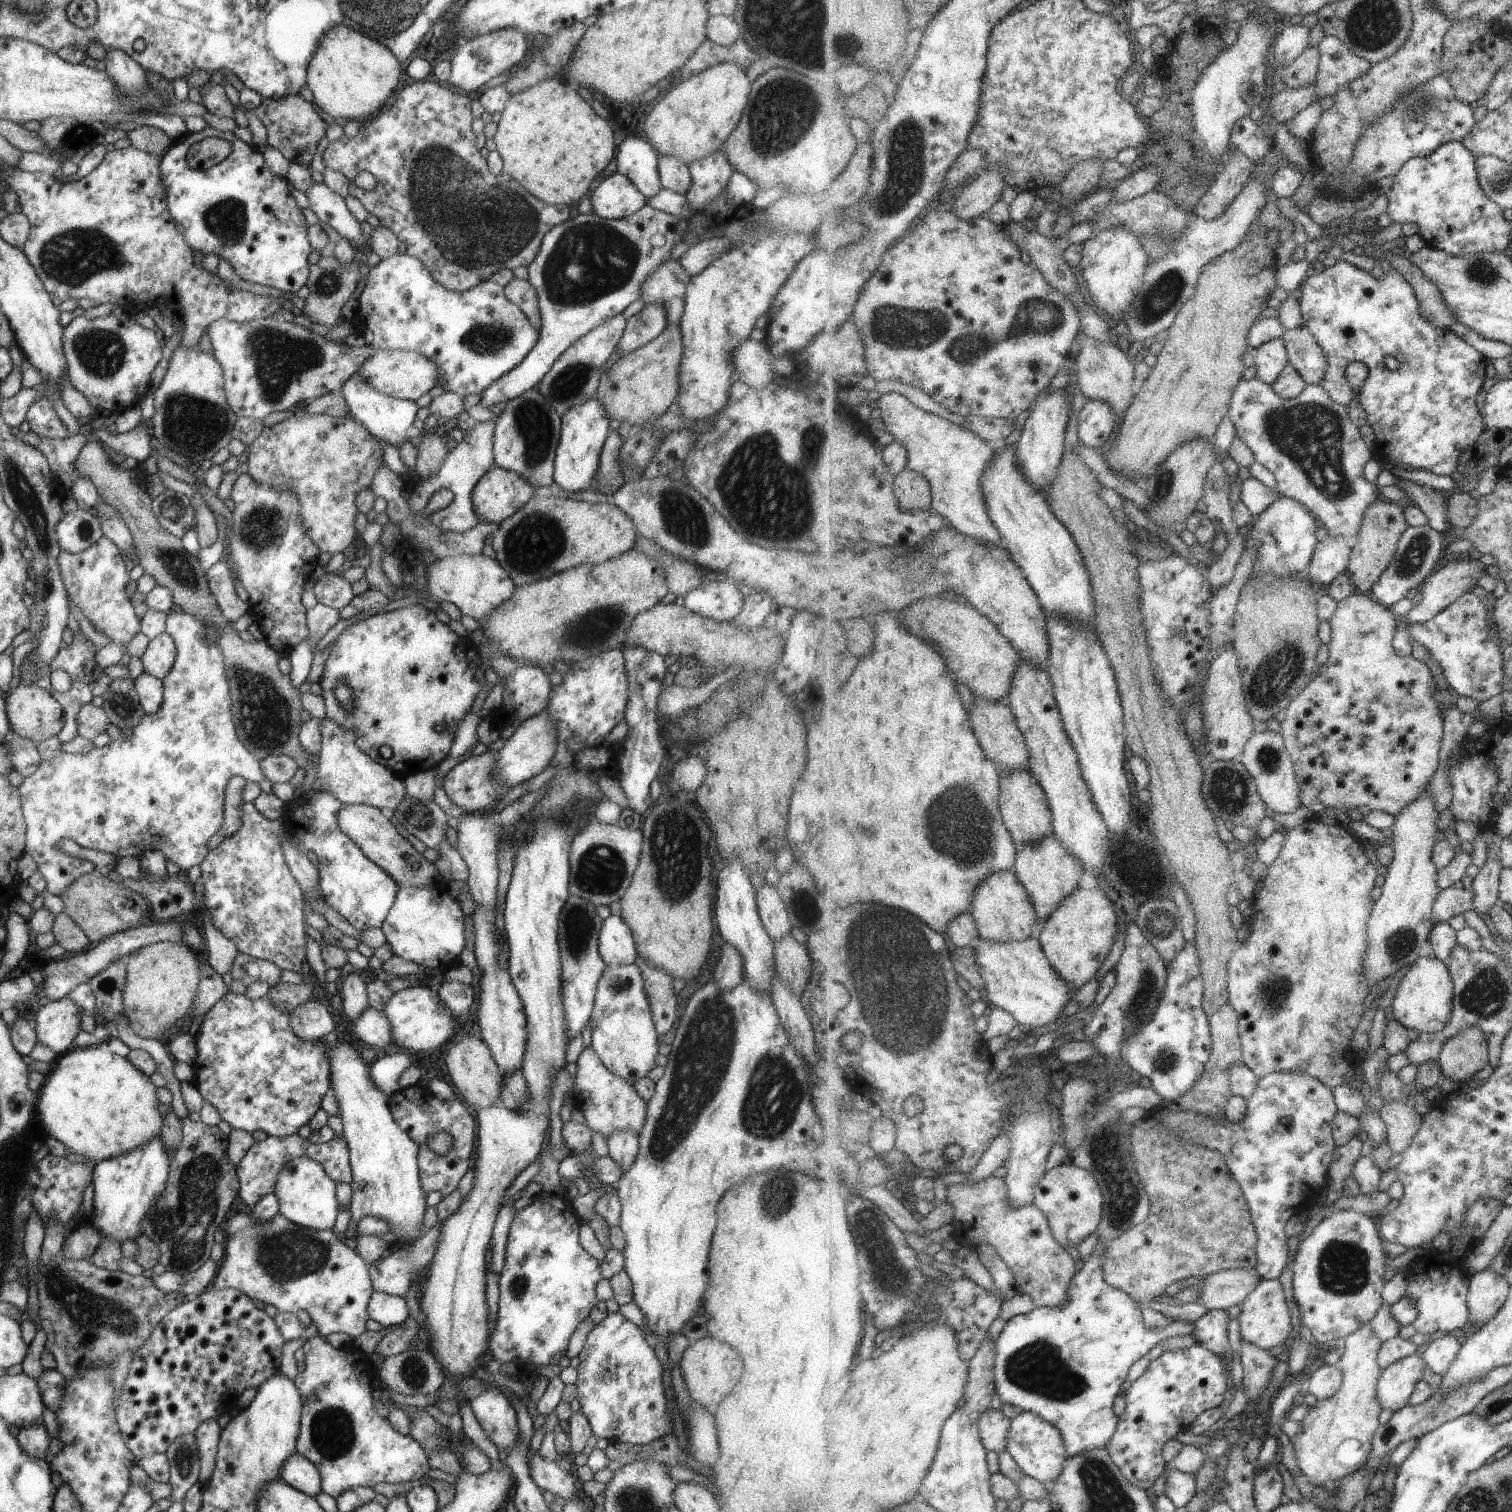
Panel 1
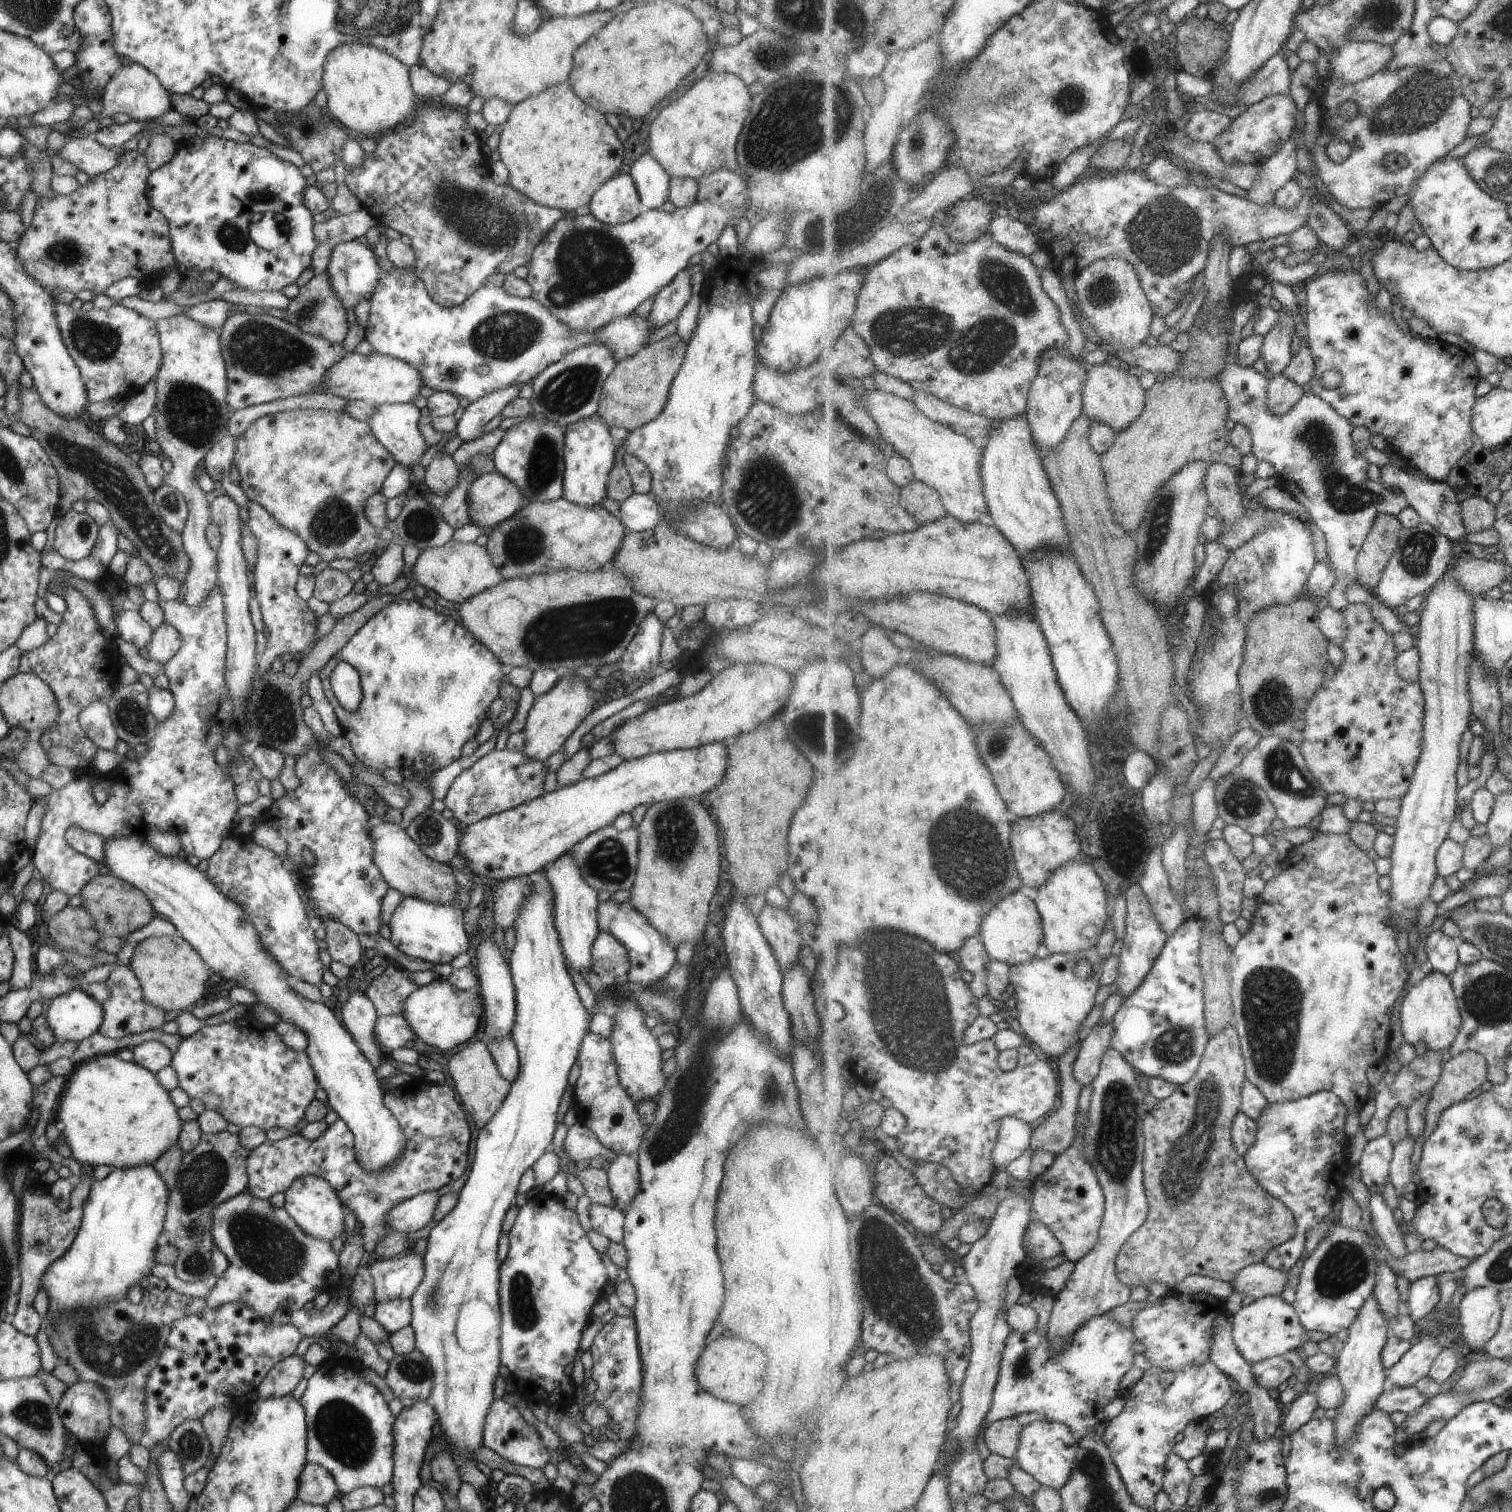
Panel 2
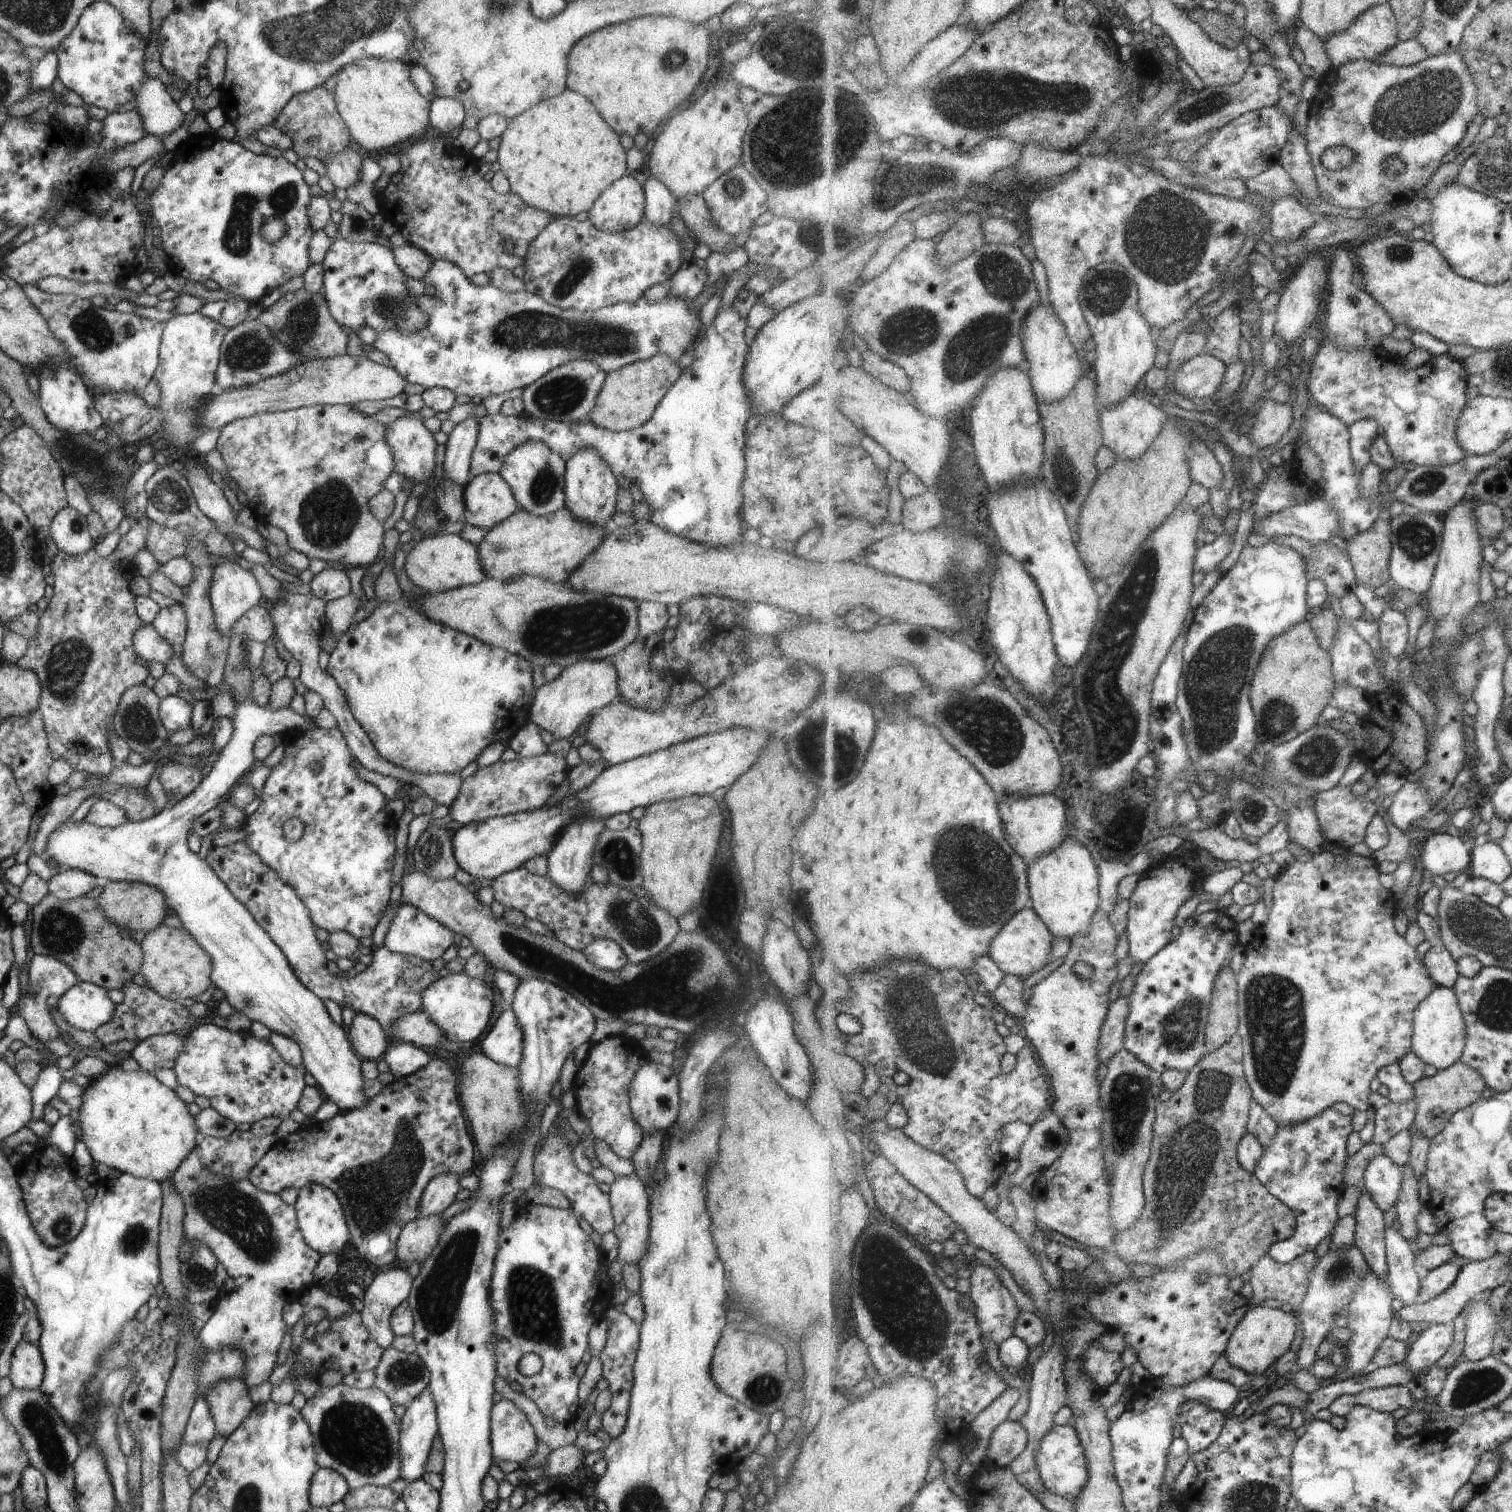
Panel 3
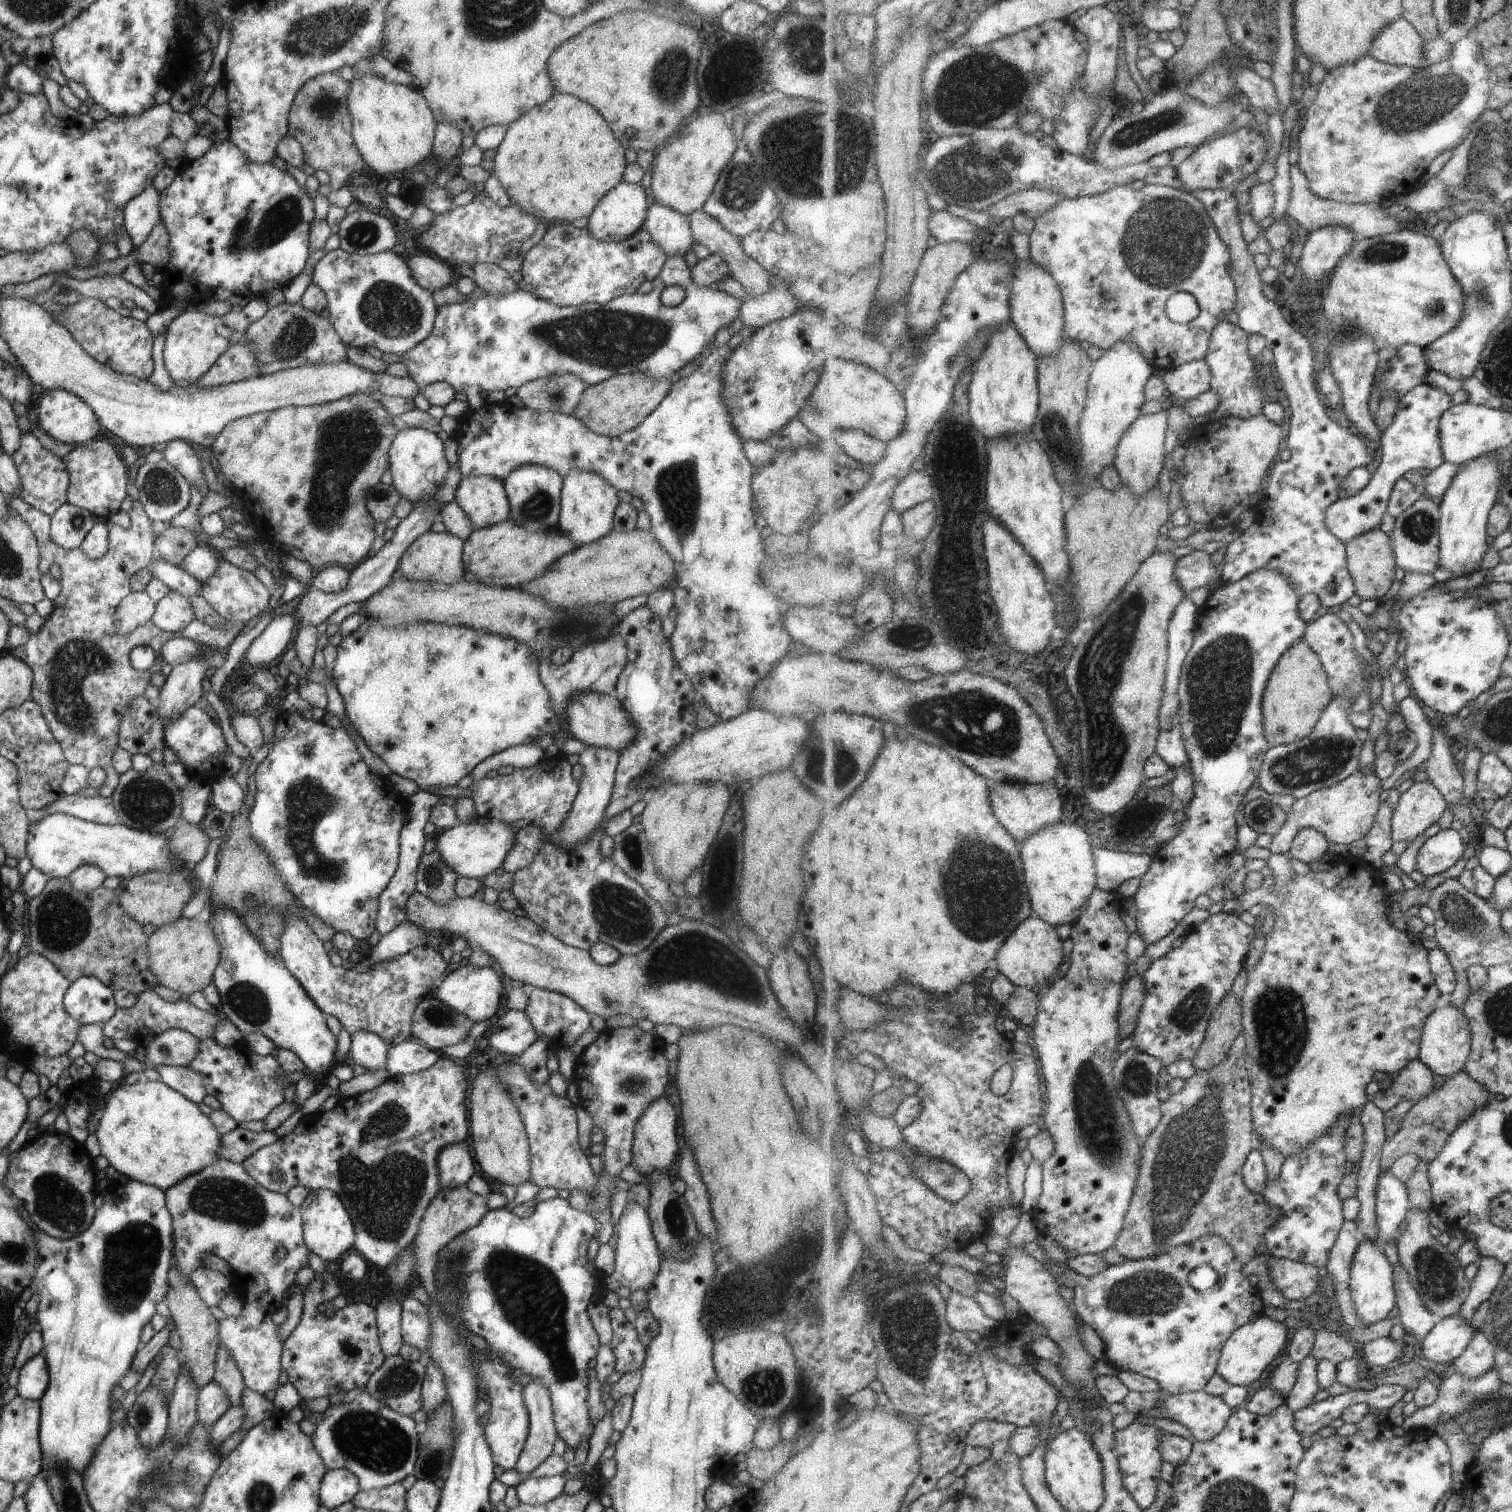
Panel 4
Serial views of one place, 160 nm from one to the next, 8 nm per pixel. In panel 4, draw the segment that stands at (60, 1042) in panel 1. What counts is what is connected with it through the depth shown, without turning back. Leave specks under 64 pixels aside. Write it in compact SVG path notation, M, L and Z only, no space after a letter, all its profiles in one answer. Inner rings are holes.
M92 976L72 980L62 998L64 1011L80 1025L102 1022L116 1011L114 991Z

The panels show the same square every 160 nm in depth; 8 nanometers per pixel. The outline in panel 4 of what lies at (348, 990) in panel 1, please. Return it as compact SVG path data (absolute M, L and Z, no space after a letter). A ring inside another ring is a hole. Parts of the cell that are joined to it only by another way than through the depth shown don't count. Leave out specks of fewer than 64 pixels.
M355 1031L350 1034L347 1062L359 1064L372 1073L384 1068L387 1049L380 1036L367 1031Z

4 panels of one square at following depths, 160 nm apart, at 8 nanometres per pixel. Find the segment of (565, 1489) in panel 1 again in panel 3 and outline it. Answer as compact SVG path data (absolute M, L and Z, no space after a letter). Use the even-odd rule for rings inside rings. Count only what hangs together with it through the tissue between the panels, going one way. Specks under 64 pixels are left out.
M507 1399L490 1408L490 1447L492 1458L523 1463L537 1446L536 1434L525 1414Z

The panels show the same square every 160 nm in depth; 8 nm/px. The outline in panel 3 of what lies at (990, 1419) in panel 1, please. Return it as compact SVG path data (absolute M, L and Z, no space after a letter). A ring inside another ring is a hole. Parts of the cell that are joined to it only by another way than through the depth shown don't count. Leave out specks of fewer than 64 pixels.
M1005 1420L990 1435L987 1456L995 1465L1008 1467L1019 1455L1026 1453L1028 1445L1029 1433L1021 1421Z

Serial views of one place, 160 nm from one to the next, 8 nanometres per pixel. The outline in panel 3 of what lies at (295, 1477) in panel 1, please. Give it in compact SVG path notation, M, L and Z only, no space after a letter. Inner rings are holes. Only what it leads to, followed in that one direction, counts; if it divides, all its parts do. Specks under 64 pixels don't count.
M318 1468L310 1480L310 1506L327 1509L331 1504L341 1501L348 1490L347 1481L342 1474L331 1469Z

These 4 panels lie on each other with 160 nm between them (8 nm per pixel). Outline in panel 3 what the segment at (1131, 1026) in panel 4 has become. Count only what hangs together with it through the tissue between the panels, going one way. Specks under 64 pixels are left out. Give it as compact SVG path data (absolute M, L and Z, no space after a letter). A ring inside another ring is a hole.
M1119 996L1110 1004L1109 1012L1102 1028L1102 1037L1098 1050L1100 1062L1111 1060L1124 1048L1126 1020L1130 1013L1130 997Z

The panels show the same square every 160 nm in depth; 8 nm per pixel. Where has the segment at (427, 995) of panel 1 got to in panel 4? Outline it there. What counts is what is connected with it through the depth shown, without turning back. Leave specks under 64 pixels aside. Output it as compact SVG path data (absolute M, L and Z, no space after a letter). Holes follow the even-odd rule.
M471 963L461 964L449 972L436 986L434 996L444 1005L450 1006L455 1012L463 1014L472 1023L487 1020L497 1012L499 998L501 998L501 978L493 968L484 966L476 967Z

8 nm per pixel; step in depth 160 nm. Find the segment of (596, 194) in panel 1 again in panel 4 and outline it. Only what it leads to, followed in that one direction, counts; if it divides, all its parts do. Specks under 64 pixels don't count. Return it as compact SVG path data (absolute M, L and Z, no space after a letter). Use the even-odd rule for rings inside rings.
M619 181L607 194L601 197L601 200L595 205L595 208L588 216L586 228L589 234L601 242L617 242L631 236L636 230L639 230L646 219L647 196L639 183L626 183Z

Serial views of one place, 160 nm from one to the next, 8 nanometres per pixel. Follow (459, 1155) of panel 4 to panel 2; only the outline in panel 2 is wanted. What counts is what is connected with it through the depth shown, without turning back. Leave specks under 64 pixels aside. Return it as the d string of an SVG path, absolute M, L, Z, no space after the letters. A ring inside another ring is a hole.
M423 1191L397 1203L385 1215L390 1232L415 1232L429 1224L439 1197L437 1191Z

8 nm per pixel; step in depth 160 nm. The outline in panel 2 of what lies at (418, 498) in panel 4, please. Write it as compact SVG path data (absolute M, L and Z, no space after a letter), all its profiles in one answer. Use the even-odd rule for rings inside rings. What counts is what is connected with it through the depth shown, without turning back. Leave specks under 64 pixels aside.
M383 403L374 406L366 421L393 460L410 468L426 449L423 434L417 428L419 417L419 409L411 403Z

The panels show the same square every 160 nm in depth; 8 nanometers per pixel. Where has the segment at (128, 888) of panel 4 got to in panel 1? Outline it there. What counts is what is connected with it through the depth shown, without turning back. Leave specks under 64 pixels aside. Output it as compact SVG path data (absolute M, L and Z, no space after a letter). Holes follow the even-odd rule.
M97 868L78 876L62 890L59 898L64 904L62 911L79 926L91 942L99 942L112 934L153 922L149 901L143 895L109 880Z

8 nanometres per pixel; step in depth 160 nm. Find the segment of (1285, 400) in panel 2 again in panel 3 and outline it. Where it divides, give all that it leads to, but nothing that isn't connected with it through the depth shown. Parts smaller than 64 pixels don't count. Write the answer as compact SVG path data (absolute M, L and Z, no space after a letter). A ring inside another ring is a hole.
M1270 398L1261 410L1252 415L1254 422L1249 425L1250 433L1247 438L1250 444L1259 449L1259 453L1273 448L1273 444L1277 444L1289 432L1289 426L1293 422L1291 403L1293 398L1287 403L1276 403Z

